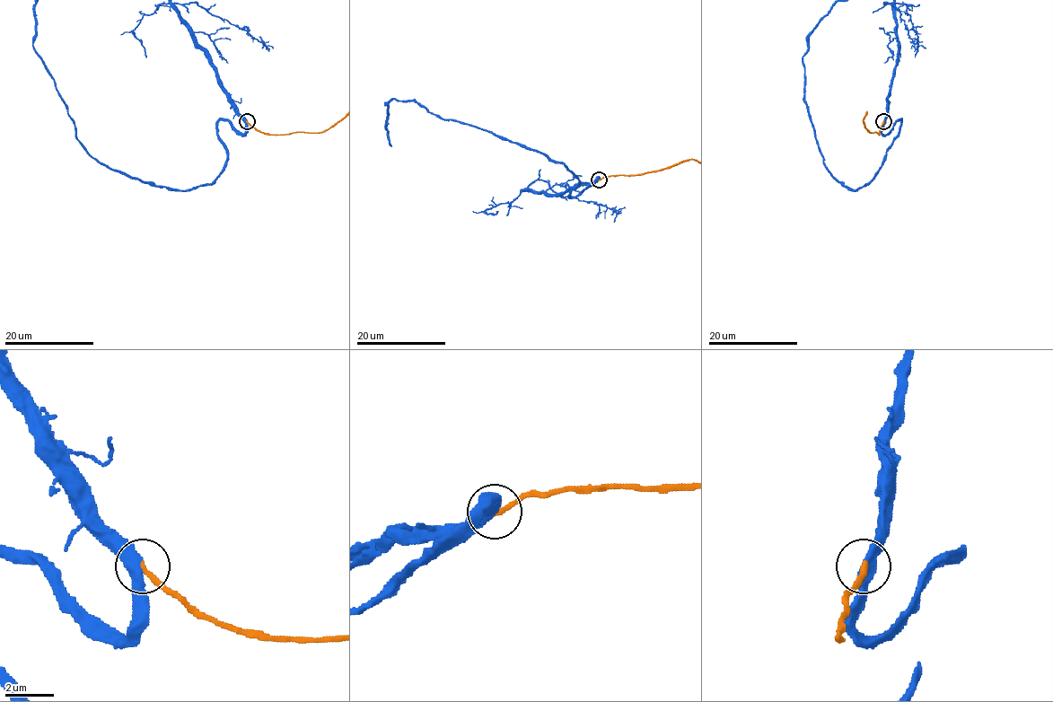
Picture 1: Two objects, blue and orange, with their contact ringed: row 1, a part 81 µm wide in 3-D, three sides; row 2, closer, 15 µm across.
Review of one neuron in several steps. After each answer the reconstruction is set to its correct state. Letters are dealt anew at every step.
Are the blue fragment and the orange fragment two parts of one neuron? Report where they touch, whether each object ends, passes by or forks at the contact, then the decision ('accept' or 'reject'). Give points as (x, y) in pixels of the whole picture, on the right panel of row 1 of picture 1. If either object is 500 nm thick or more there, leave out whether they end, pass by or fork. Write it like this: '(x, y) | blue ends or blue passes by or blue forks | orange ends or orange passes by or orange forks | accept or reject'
(883, 121) | blue passes by | orange ends | accept

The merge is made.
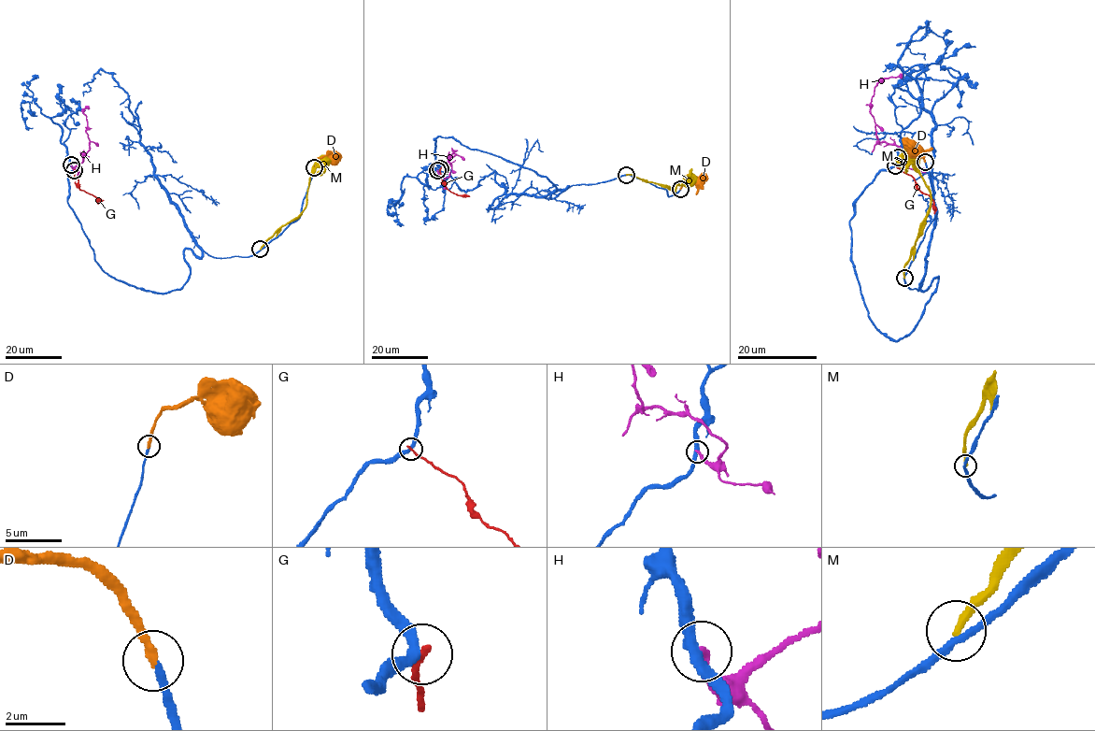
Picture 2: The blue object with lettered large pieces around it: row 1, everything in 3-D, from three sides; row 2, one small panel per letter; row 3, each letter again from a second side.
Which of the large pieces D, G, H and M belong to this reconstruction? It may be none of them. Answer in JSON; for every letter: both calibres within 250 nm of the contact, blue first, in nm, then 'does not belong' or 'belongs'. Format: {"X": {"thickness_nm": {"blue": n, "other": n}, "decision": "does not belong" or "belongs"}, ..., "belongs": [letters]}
{"D": {"thickness_nm": {"blue": 200, "other": 260}, "decision": "belongs"}, "G": {"thickness_nm": {"blue": 320, "other": 240}, "decision": "does not belong"}, "H": {"thickness_nm": {"blue": 360, "other": 320}, "decision": "does not belong"}, "M": {"thickness_nm": {"blue": 240, "other": 280}, "decision": "does not belong"}, "belongs": ["D"]}

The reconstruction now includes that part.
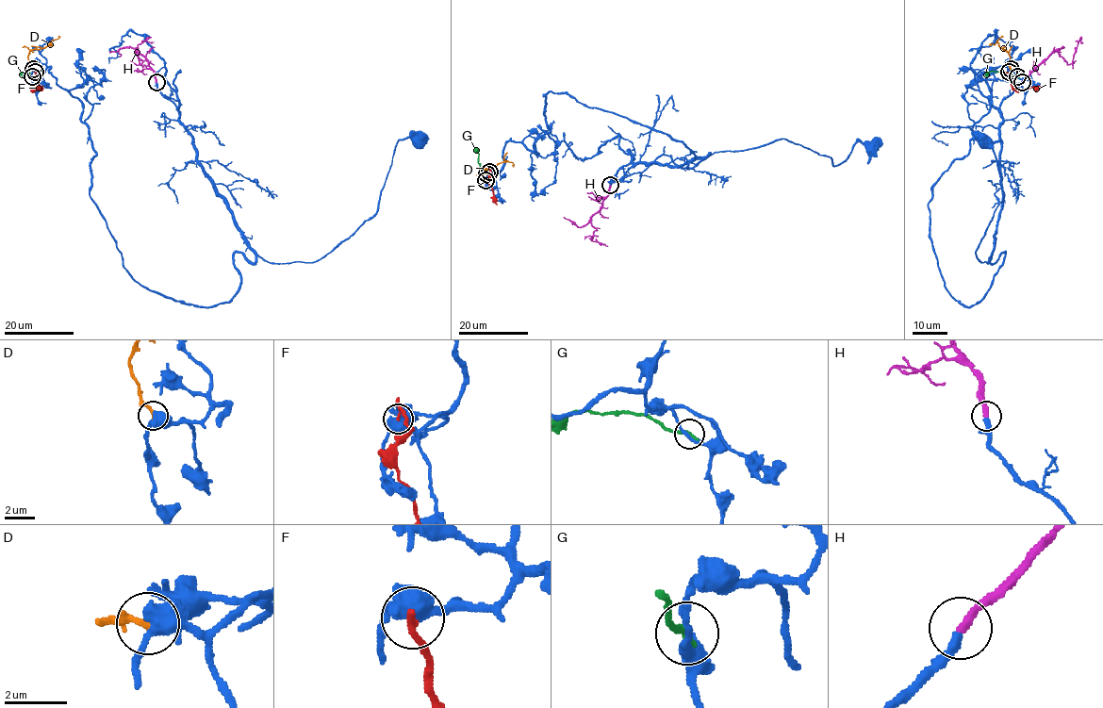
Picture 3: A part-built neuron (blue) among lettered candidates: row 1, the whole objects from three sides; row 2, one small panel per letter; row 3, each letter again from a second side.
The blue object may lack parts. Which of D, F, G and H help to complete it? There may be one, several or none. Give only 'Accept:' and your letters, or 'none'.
Accept: H

